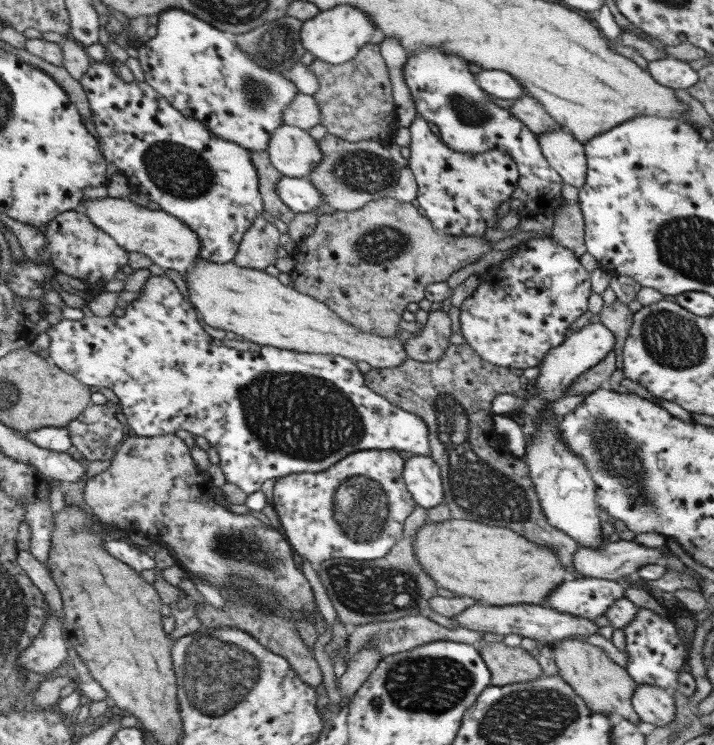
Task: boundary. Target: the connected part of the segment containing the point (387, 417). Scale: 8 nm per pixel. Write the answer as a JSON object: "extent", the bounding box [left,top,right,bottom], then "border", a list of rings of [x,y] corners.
{"extent":[46,275,431,495],"border":[[[151,275],[142,289],[144,293],[129,303],[122,317],[93,315],[92,317],[84,316],[80,320],[62,319],[46,331],[50,338],[49,360],[63,372],[74,376],[74,379],[78,379],[88,387],[95,386],[112,390],[120,399],[123,413],[128,418],[126,420],[128,426],[138,437],[163,436],[186,430],[192,436],[205,438],[216,450],[216,460],[220,462],[225,478],[236,484],[247,495],[260,491],[262,484],[270,478],[280,478],[299,472],[320,472],[330,468],[345,456],[361,450],[395,450],[405,455],[431,456],[429,431],[425,421],[416,414],[395,406],[385,397],[368,388],[355,361],[338,355],[322,355],[317,352],[308,354],[274,347],[260,347],[259,352],[241,352],[236,348],[226,347],[222,345],[221,340],[212,338],[210,330],[200,323],[197,310],[182,297],[178,287],[167,276]]]}

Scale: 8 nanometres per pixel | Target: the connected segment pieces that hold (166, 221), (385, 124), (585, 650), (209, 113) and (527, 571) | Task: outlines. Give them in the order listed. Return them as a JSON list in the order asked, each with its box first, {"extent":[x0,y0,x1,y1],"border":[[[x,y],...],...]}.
[{"extent":[80,197,200,283],"border":[[[84,197],[80,209],[90,217],[94,226],[110,235],[122,248],[129,252],[141,252],[163,269],[170,268],[183,276],[188,283],[188,269],[196,258],[200,258],[199,236],[179,218],[160,210],[151,210],[138,205],[133,198],[89,198]]]},{"extent":[309,43,399,148],"border":[[[379,43],[364,45],[348,62],[334,66],[314,59],[309,67],[320,83],[320,90],[313,97],[320,107],[321,124],[326,126],[327,133],[350,142],[379,141],[388,148],[399,125],[388,67],[380,55]]]},{"extent":[550,638,641,724],"border":[[[570,638],[551,642],[550,647],[554,651],[560,676],[584,699],[590,710],[608,715],[617,712],[632,724],[641,722],[631,701],[637,682],[634,682],[628,671],[614,662],[600,647]]]},{"extent":[138,8,300,152],"border":[[[170,8],[160,12],[157,35],[138,46],[145,80],[187,119],[203,122],[211,133],[224,140],[238,143],[248,152],[266,152],[273,132],[283,124],[283,112],[300,92],[284,73],[262,68],[237,46],[235,35],[222,32],[188,12]]]},{"extent":[413,518,570,606],"border":[[[454,518],[439,523],[428,521],[415,532],[413,542],[415,557],[428,576],[432,576],[442,588],[456,592],[461,597],[467,596],[479,600],[481,604],[492,606],[542,605],[555,587],[569,579],[570,574],[553,549],[530,544],[526,538],[518,536],[508,528]]]}]

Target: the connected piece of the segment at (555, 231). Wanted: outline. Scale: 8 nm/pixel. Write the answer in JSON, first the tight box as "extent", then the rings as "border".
{"extent":[550,201,587,257],"border":[[[577,201],[574,204],[564,203],[559,214],[555,215],[550,234],[566,248],[575,252],[580,257],[587,252],[585,245],[585,220]]]}

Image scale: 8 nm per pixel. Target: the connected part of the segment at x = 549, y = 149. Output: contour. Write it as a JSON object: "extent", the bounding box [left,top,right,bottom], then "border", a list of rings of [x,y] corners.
{"extent":[537,129,587,188],"border":[[[558,129],[537,135],[540,151],[550,166],[562,177],[564,184],[580,188],[587,177],[587,160],[585,146],[565,129]]]}

